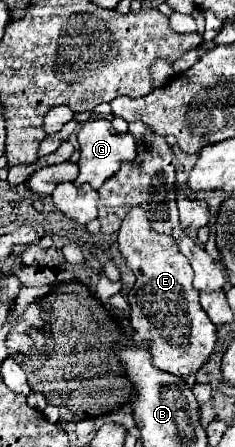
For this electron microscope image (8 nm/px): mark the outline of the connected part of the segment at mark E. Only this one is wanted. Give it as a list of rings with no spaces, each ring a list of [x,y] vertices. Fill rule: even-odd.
[[[133,208],[121,228],[119,228],[119,252],[123,254],[127,266],[133,270],[137,276],[133,288],[127,294],[129,306],[131,306],[131,328],[133,328],[133,340],[137,344],[149,342],[149,352],[151,352],[151,362],[155,368],[187,378],[189,374],[197,374],[199,368],[209,360],[217,336],[215,336],[215,326],[209,320],[209,316],[201,310],[199,304],[199,292],[193,288],[193,268],[189,266],[187,258],[177,250],[177,242],[169,234],[153,234],[149,228],[149,220],[141,208]]]

